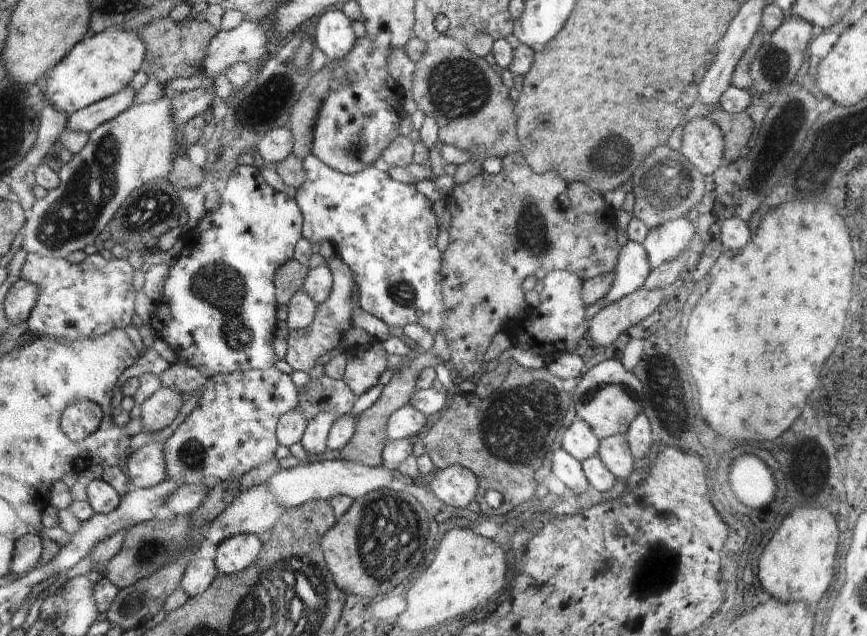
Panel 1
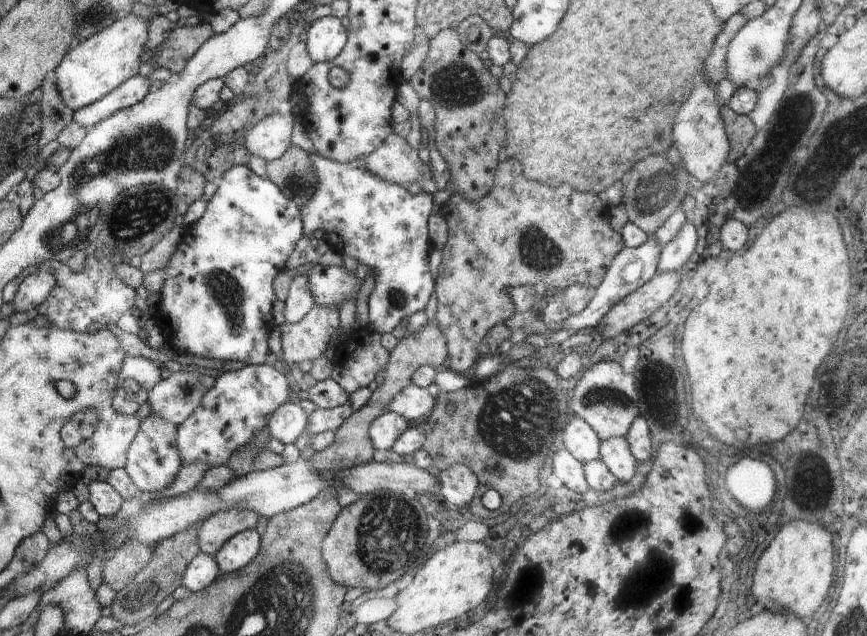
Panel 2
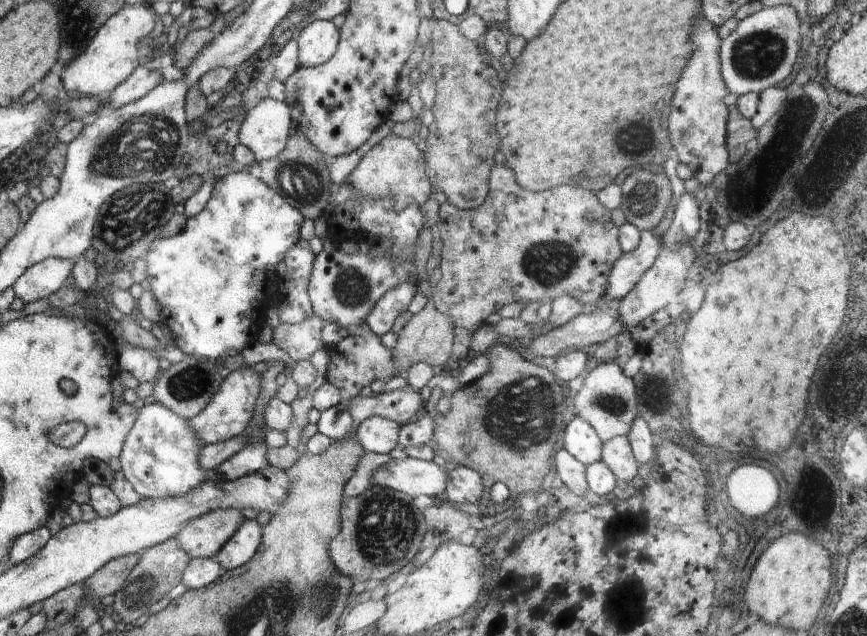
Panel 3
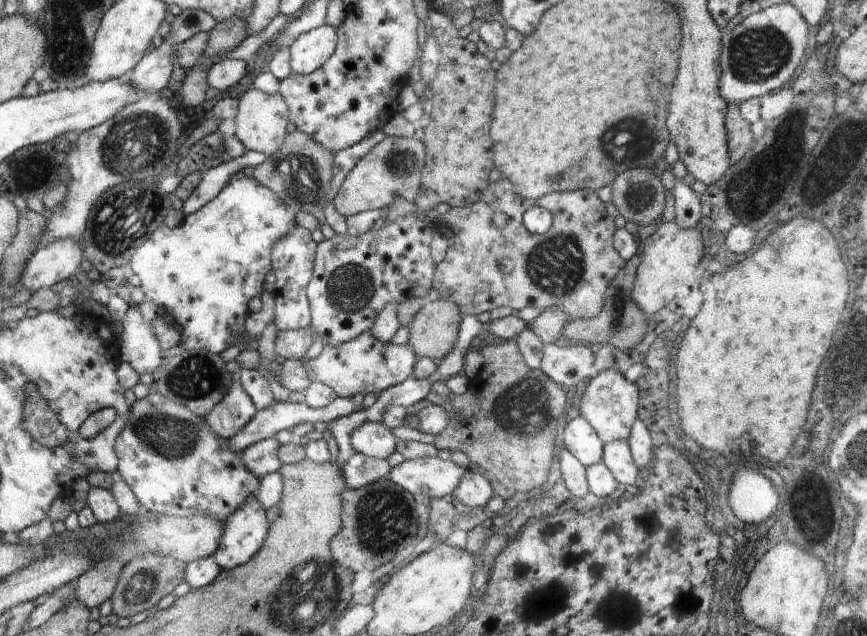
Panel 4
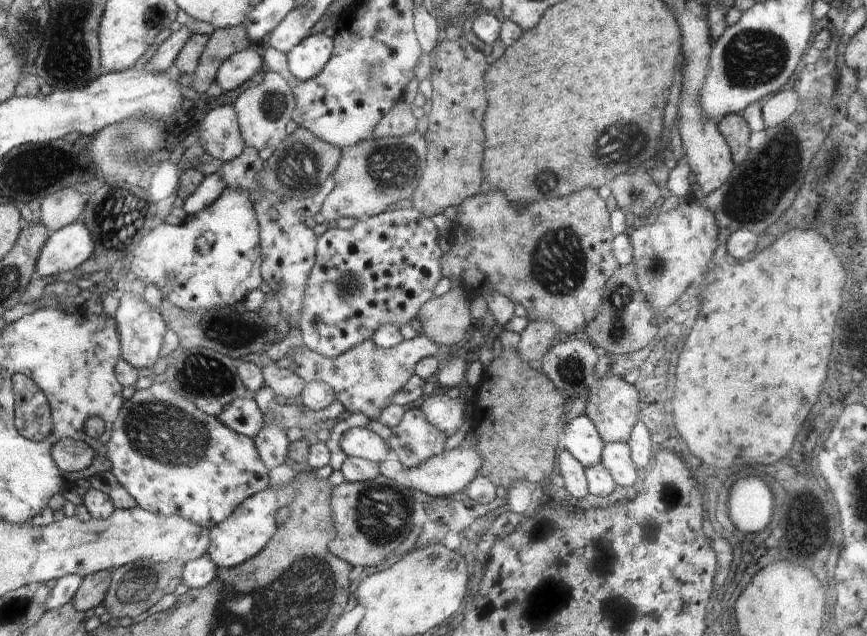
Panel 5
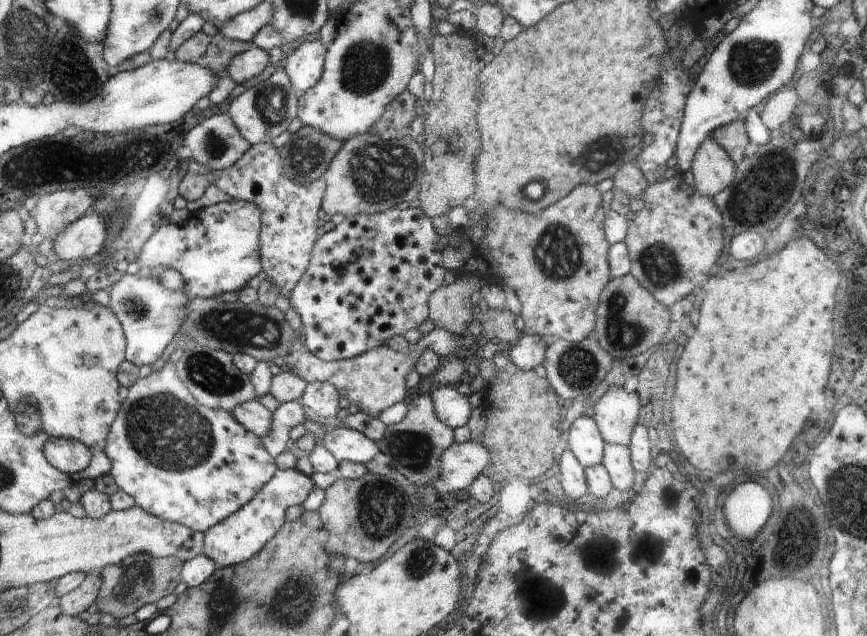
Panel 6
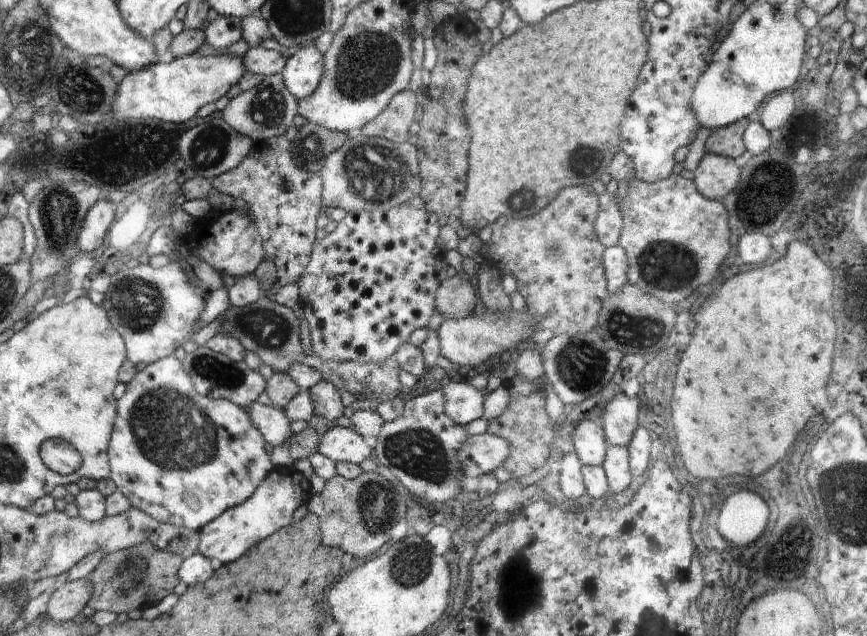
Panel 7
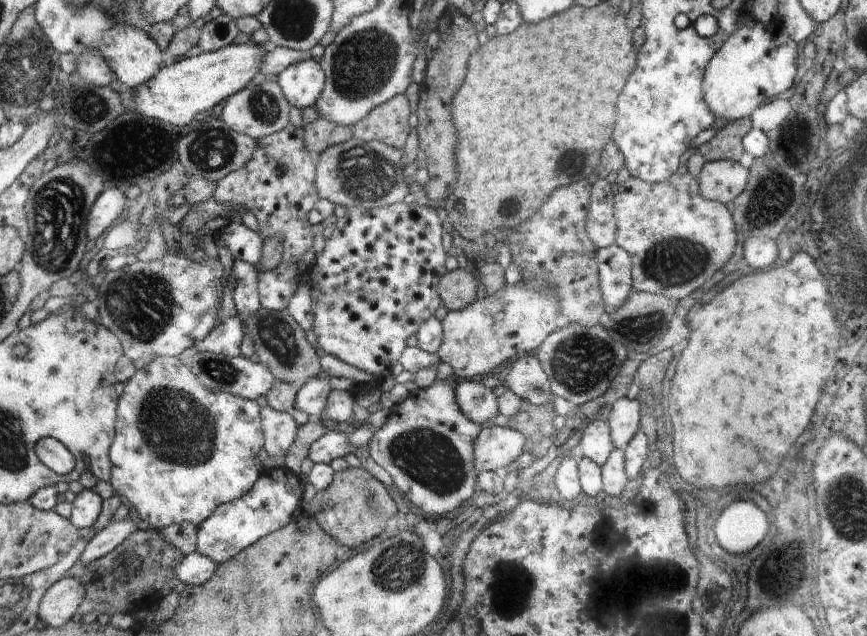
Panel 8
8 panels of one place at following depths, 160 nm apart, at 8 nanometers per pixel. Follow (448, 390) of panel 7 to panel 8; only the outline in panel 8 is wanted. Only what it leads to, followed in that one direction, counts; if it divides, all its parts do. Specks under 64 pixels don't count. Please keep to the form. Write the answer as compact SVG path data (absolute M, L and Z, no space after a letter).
M465 380L456 385L455 399L462 414L473 423L484 424L498 415L497 396L481 381Z

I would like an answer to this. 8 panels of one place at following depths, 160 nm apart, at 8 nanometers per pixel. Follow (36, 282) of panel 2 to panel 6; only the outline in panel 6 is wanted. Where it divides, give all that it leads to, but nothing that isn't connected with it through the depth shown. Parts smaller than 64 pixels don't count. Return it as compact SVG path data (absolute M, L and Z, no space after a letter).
M91 208L85 217L54 238L54 254L61 260L82 263L100 253L106 239L107 220L100 211Z

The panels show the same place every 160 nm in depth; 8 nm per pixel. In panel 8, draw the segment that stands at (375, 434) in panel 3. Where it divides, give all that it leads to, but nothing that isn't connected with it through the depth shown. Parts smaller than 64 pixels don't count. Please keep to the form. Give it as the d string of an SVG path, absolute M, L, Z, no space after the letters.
M334 430L326 431L309 448L308 458L313 463L326 463L348 456L355 452L357 446L352 445L348 437L350 434L337 432Z

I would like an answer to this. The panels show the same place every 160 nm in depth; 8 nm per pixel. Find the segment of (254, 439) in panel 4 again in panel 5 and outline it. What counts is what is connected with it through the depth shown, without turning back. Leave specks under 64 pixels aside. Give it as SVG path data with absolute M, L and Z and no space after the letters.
M264 386L257 392L254 399L257 405L261 407L264 414L264 426L279 425L284 429L299 427L308 428L308 426L317 429L317 425L326 422L326 420L334 420L338 418L346 409L345 406L338 400L334 400L330 406L319 411L310 410L308 407L299 407L292 403L280 401L272 394L272 389Z

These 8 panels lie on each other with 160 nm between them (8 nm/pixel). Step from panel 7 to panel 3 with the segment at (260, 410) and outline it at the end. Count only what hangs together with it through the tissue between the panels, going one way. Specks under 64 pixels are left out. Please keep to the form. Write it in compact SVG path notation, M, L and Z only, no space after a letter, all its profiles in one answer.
M244 366L231 371L228 377L223 379L210 402L188 421L193 433L200 439L201 446L229 441L231 438L244 434L256 412L260 390L261 374L256 373L251 367Z

